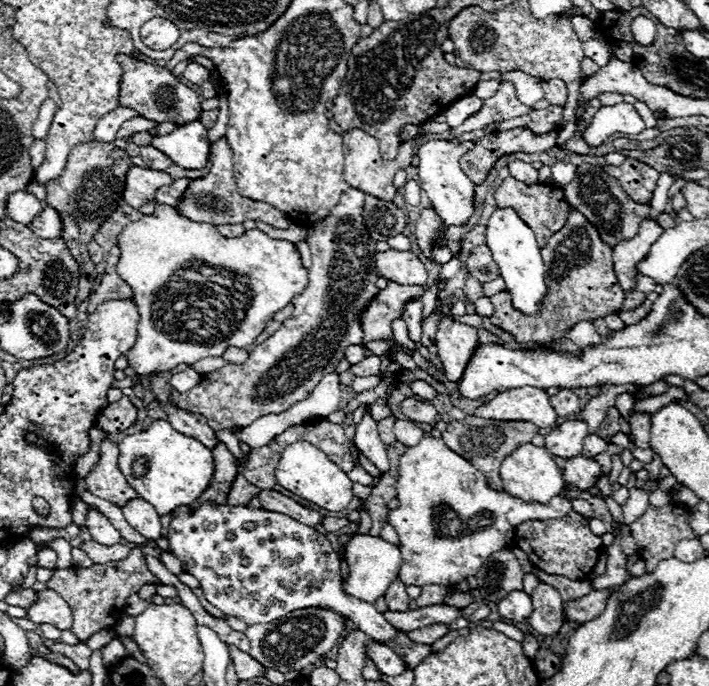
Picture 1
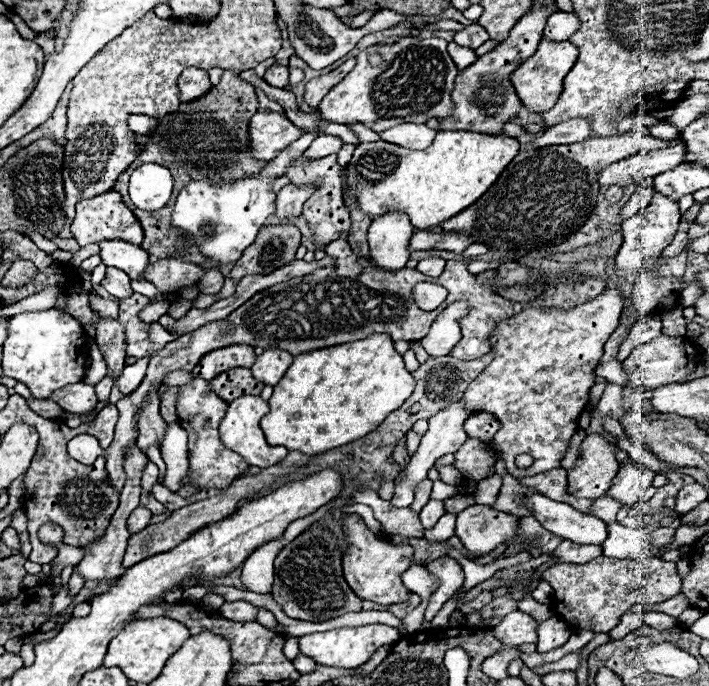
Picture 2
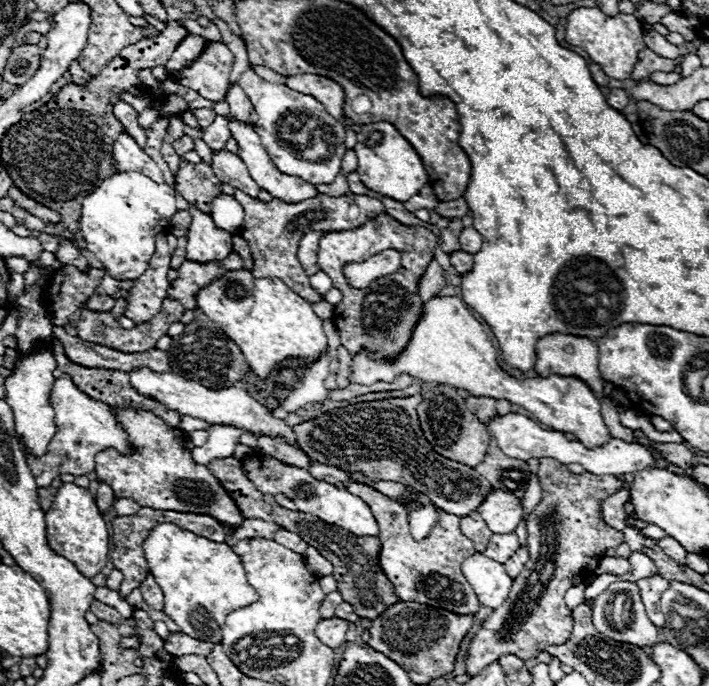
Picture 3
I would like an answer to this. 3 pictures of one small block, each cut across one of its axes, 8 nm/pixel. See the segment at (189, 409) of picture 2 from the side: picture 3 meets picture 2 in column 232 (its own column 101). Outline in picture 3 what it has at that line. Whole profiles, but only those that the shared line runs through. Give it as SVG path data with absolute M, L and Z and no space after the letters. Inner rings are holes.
M114 408L114 414L118 420L122 420L130 442L138 444L138 456L118 456L112 450L100 452L96 456L98 480L110 484L116 498L130 498L146 508L208 514L228 530L234 530L244 522L242 512L226 488L222 488L218 478L206 466L192 464L190 452L184 450L186 434L182 430L166 428L166 424L152 412Z

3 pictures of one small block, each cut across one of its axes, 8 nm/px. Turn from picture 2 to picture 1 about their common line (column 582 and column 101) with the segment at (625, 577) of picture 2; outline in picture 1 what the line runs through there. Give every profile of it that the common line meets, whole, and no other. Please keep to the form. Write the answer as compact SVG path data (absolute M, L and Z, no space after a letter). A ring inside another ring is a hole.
M132 548L124 560L108 562L108 564L92 564L90 568L68 568L68 570L54 570L52 578L46 582L46 588L58 592L72 610L72 632L78 640L86 640L88 636L96 634L98 630L112 628L122 612L126 598L136 594L144 584L158 584L158 578L148 570L144 554L140 548Z

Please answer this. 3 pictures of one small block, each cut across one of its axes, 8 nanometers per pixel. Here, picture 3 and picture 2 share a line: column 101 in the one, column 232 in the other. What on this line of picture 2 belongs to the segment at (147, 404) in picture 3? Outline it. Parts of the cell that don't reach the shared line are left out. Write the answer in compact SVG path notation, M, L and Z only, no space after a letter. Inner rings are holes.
M232 368L232 370L226 370L226 372L218 374L216 378L212 378L210 388L222 400L232 402L232 400L246 396L246 394L254 394L254 396L260 394L264 384L258 382L248 368Z

